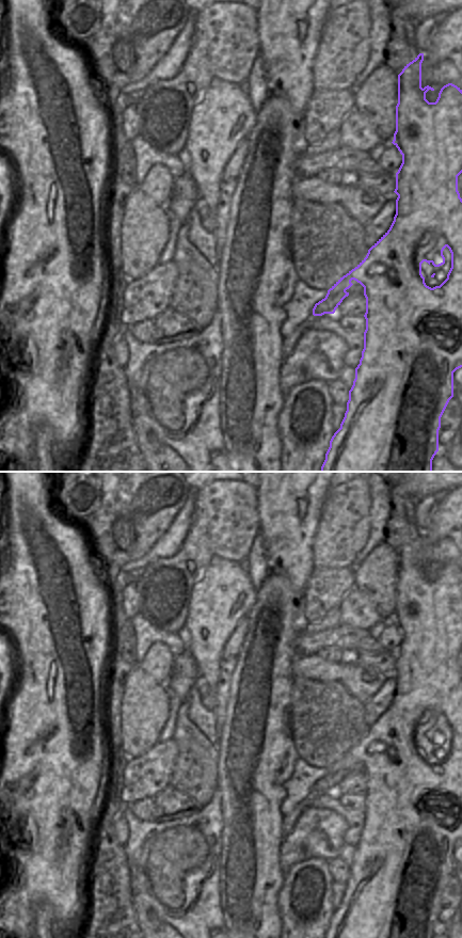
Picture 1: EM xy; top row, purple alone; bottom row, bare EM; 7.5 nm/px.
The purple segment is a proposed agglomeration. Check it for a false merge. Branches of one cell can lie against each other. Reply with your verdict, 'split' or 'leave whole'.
leave whole

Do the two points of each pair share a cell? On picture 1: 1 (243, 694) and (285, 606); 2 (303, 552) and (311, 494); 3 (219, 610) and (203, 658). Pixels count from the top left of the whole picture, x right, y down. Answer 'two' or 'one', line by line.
1: one
2: one
3: one

